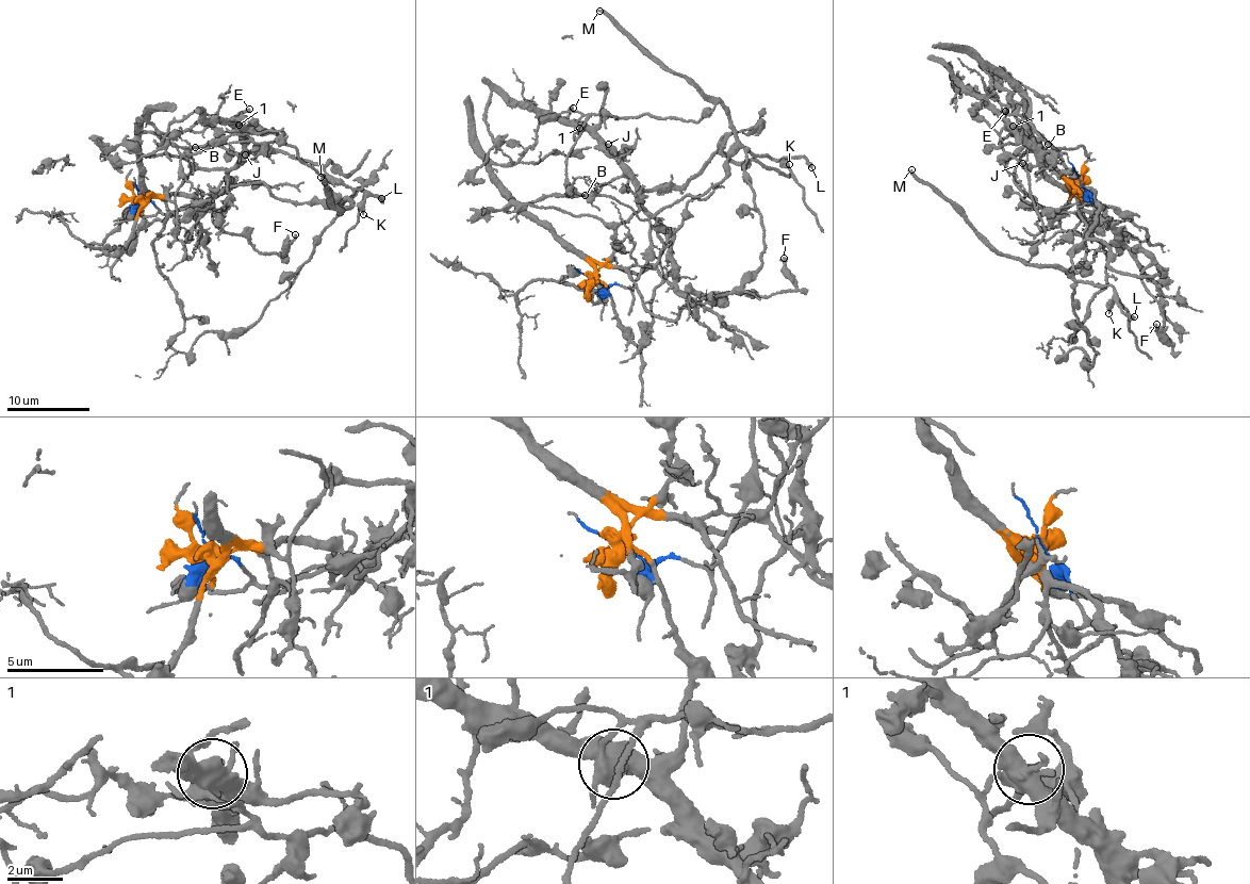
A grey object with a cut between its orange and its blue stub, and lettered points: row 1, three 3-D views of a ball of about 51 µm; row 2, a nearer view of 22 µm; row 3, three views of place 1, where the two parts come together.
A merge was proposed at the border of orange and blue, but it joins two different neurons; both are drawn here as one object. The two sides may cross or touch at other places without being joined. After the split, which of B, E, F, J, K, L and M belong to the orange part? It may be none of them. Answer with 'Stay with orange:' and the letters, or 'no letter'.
Stay with orange: B, E, F, J

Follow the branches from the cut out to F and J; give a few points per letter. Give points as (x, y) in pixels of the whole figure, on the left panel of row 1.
F: (140, 197), (188, 194), (197, 214), (209, 208), (216, 225), (240, 234), (264, 252), (281, 252), (295, 233)
J: (140, 197), (170, 198), (182, 178), (195, 168), (225, 169), (229, 173), (244, 161), (245, 156)

